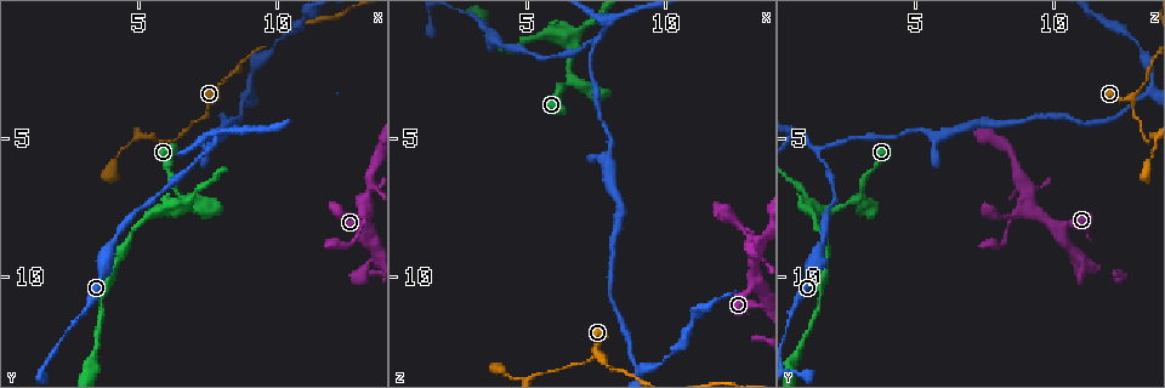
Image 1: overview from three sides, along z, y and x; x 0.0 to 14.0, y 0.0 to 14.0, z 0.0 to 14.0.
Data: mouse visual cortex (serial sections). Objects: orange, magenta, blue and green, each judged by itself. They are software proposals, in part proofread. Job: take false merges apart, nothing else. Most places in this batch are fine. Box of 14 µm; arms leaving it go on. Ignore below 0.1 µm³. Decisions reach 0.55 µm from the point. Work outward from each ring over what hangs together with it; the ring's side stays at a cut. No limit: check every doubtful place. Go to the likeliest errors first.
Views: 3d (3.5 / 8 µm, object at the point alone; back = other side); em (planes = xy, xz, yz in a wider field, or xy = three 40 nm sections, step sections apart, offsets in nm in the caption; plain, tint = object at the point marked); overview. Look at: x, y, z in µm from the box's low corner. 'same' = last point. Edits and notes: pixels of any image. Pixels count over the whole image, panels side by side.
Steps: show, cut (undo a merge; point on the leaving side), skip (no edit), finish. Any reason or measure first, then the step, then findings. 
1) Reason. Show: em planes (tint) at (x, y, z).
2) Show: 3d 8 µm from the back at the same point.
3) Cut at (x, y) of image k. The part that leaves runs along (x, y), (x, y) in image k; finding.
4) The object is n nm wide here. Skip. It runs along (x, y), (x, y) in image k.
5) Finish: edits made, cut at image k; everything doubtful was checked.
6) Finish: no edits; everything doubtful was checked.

Arms part here. Show: 3d 3.5 µm at (7.5, 5.4, 1.6).

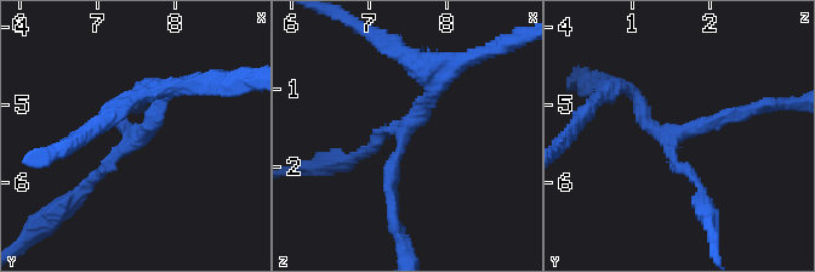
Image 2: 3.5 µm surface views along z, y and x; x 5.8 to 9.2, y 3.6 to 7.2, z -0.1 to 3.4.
Need the tissue. Show: em planes (tint) at (7.50, 5.50, 1.50).

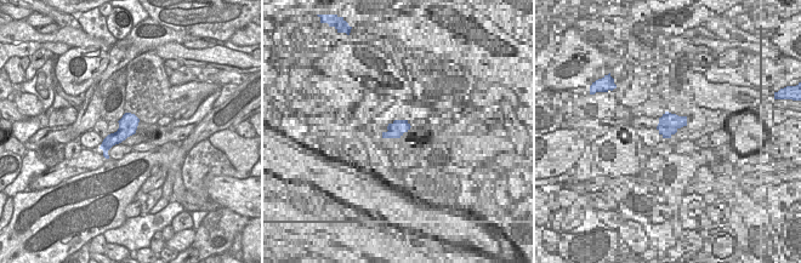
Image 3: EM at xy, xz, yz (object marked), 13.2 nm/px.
Skip. It runs along (77, 196), (132, 143), (118, 113) in image 2; all the same cell.

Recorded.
A fork. Show: 3d 3.5 µm at (7.8, 4.9, 1.0).

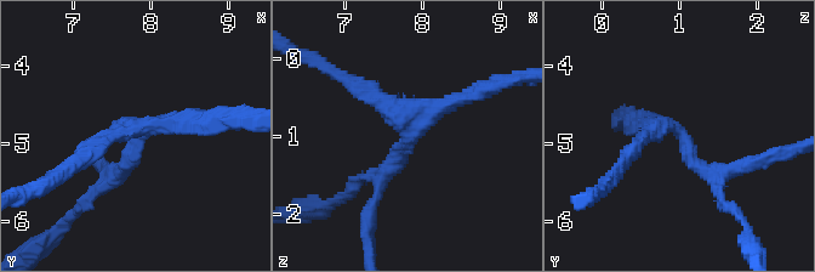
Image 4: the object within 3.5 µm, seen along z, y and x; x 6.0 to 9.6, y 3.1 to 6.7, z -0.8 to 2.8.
3 arms meet here; the arms are 200, 200, 200 nm wide; shape alone is not enough. Show: em xy step 3 (tint) at (7.85, 4.85, 1.00).

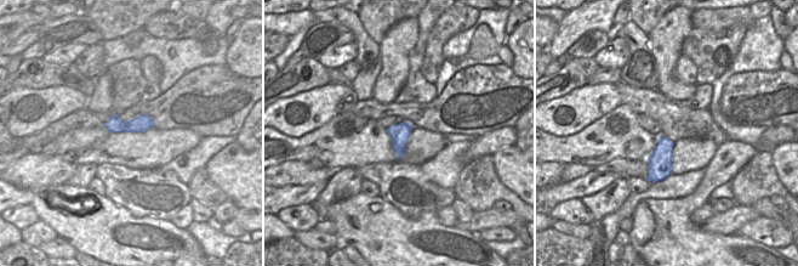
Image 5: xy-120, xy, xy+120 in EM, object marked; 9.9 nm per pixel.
Skip. It runs along (374, 171), (440, 106), (474, 94) in image 4; all the same cell.

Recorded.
A narrow waist. Show: 3d 3.5 µm at (7.5, 4.0, 12.9).

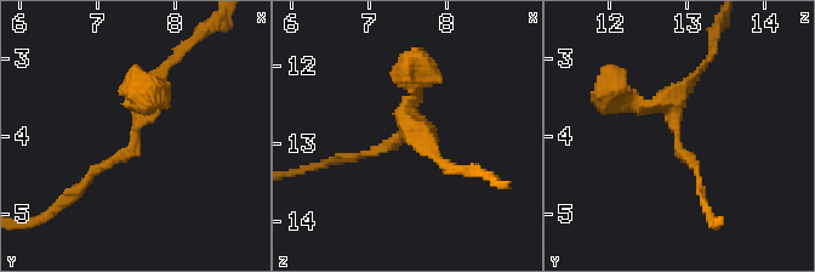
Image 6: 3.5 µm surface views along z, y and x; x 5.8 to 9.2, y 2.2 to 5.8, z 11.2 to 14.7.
Skip. All the same cell.

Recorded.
Finish: no edits; everything doubtful was checked.

